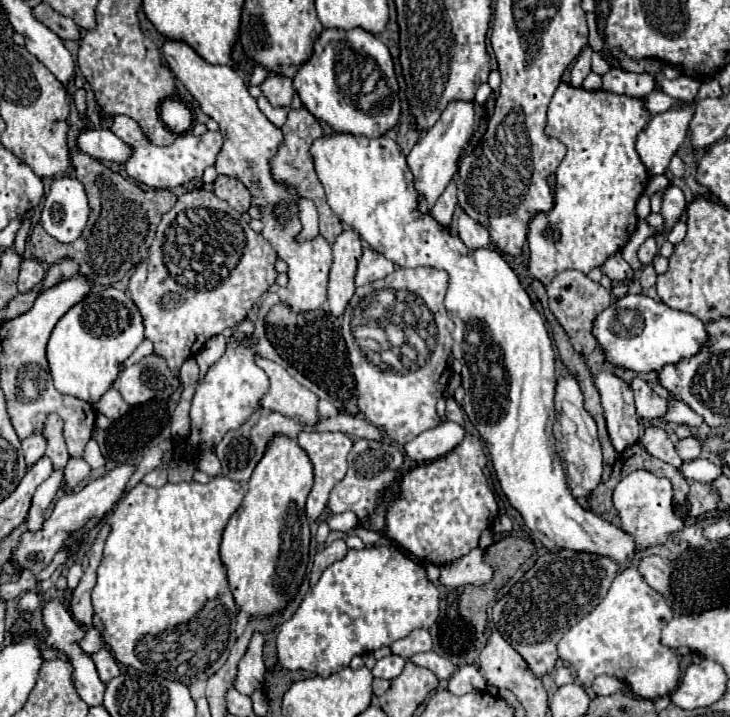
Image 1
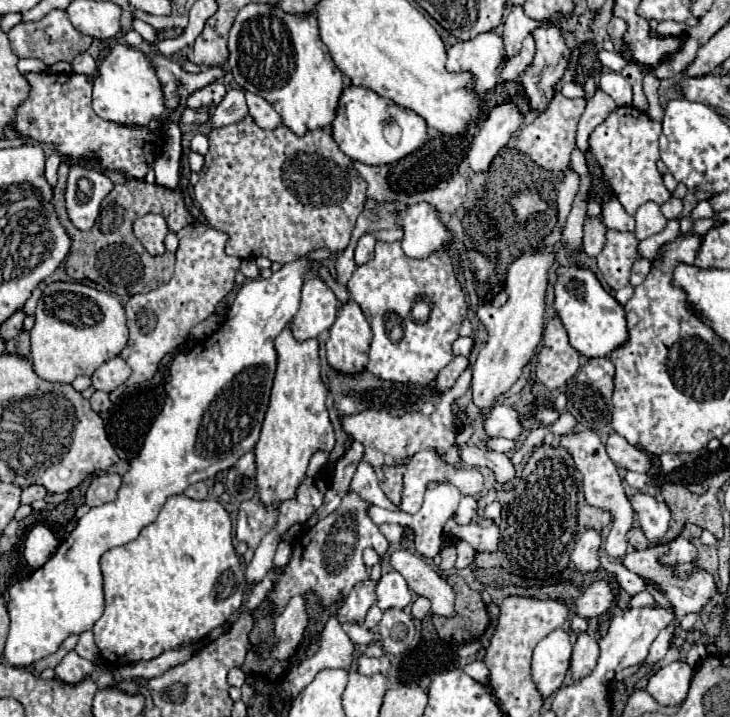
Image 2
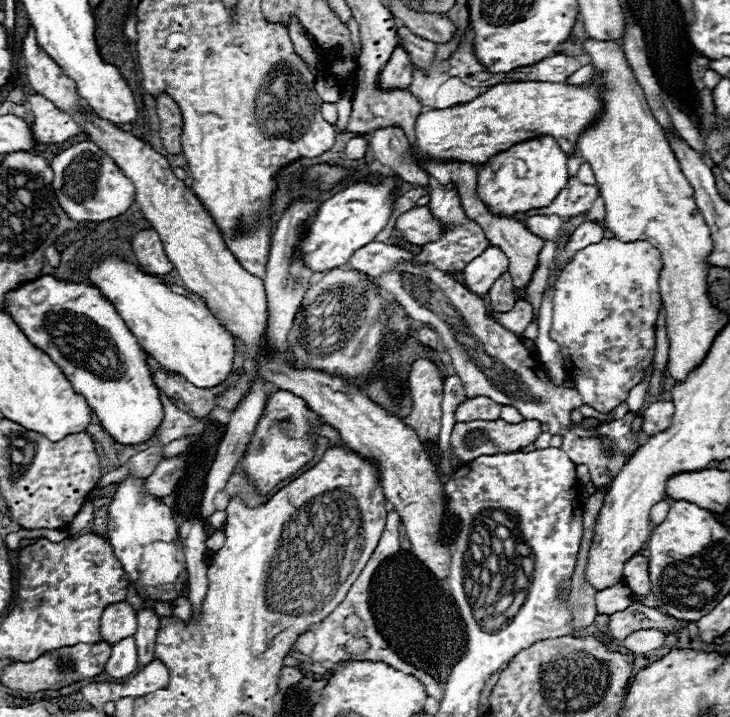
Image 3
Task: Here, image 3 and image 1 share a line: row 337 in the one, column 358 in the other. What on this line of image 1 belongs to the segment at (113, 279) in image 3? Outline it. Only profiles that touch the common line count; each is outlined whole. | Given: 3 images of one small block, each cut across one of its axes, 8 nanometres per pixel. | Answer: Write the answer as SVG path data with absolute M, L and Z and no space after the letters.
M332 132L320 136L312 144L310 154L314 158L316 174L326 190L328 204L346 226L354 228L374 250L378 250L398 266L432 266L442 268L450 274L446 310L456 324L456 330L452 334L452 354L462 364L462 388L466 392L464 412L490 450L490 458L506 498L522 514L526 526L530 528L530 532L534 532L534 538L538 538L548 550L566 548L574 552L590 552L616 560L620 570L630 568L634 556L640 552L636 540L620 526L582 508L568 490L562 460L556 454L552 434L552 424L556 420L556 374L552 340L542 316L532 306L528 292L522 288L518 276L512 272L506 260L492 250L468 250L460 238L438 226L438 222L434 222L430 214L416 212L418 194L414 194L412 174L406 166L406 158L400 146L388 136L368 138Z

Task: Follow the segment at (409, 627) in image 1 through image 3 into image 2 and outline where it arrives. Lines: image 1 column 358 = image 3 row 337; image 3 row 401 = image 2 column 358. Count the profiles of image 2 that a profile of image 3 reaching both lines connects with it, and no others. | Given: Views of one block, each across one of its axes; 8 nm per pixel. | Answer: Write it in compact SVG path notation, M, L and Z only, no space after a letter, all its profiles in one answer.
M364 580L352 588L352 592L344 598L342 606L336 612L336 618L340 624L352 622L352 624L362 624L366 618L366 612L376 606L376 582L374 580Z

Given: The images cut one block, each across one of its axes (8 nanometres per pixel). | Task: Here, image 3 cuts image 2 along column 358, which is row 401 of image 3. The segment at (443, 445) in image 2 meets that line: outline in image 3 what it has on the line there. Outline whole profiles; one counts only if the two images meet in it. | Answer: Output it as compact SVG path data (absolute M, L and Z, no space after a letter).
M416 360L410 368L408 384L412 394L412 412L402 418L406 426L410 426L422 442L438 444L440 422L442 422L442 374L430 360Z

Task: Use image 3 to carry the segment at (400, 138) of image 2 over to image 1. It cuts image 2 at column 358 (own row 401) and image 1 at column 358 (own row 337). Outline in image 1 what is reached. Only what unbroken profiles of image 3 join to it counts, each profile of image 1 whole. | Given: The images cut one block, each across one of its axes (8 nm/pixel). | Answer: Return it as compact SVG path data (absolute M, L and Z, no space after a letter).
M324 28L314 40L310 58L294 74L294 90L304 108L324 120L334 132L376 138L386 134L400 116L398 82L390 52L364 28Z

